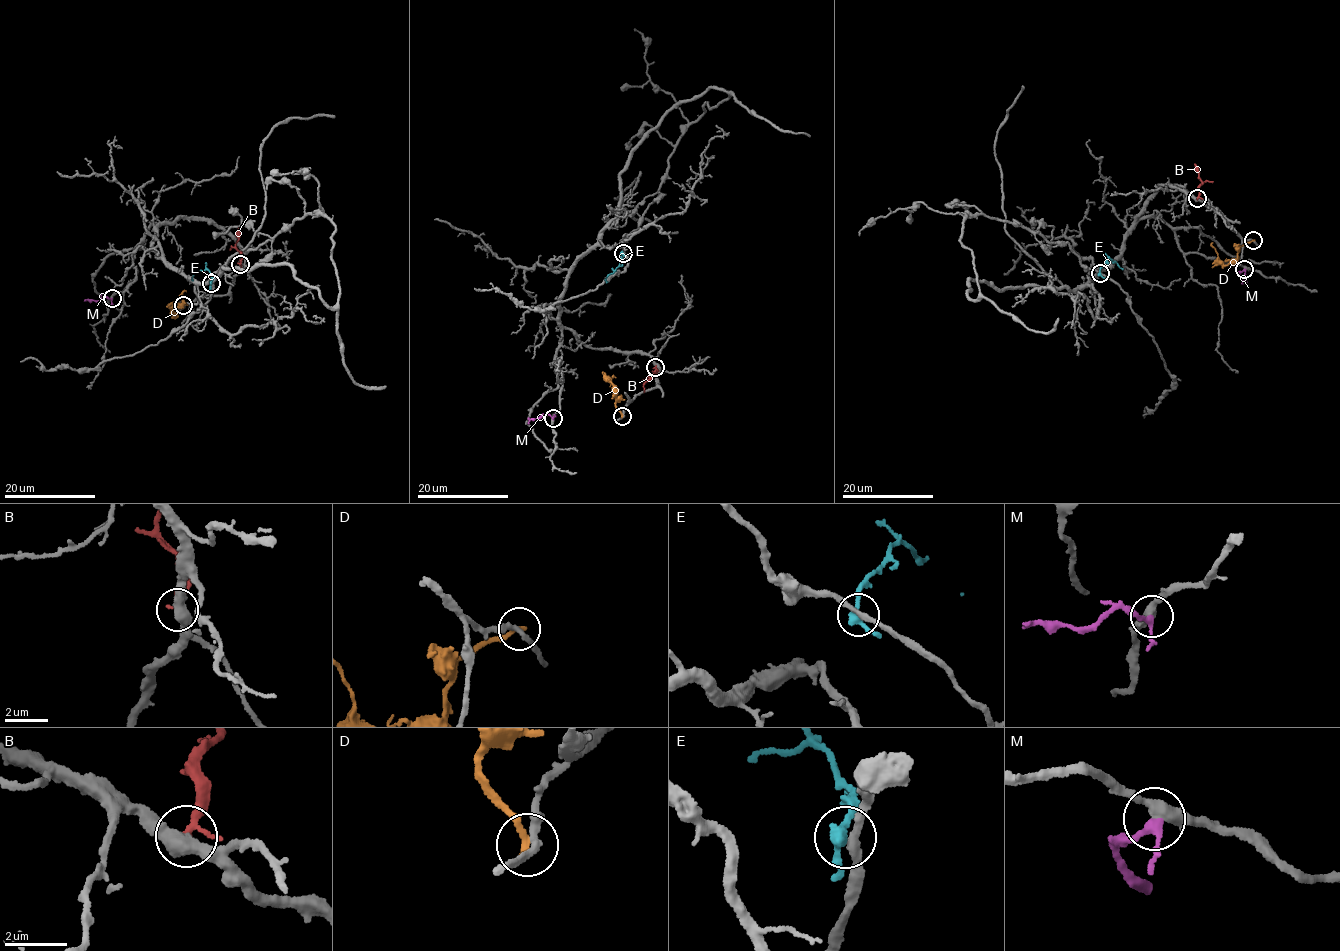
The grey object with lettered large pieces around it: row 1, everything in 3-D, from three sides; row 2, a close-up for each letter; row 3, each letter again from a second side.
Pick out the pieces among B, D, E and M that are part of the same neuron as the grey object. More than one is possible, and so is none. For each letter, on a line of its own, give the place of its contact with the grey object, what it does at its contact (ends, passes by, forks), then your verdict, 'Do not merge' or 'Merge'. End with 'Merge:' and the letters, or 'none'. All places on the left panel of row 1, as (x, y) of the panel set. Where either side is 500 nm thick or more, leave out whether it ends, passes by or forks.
B: Touches grey at (240, 264). It passes by. Do not merge
D: Touches grey at (183, 305). It ends there. Do not merge
E: Touches grey at (211, 283). It passes by. Do not merge
M: Touches grey at (112, 298). It passes by. Do not merge
Merge: none

